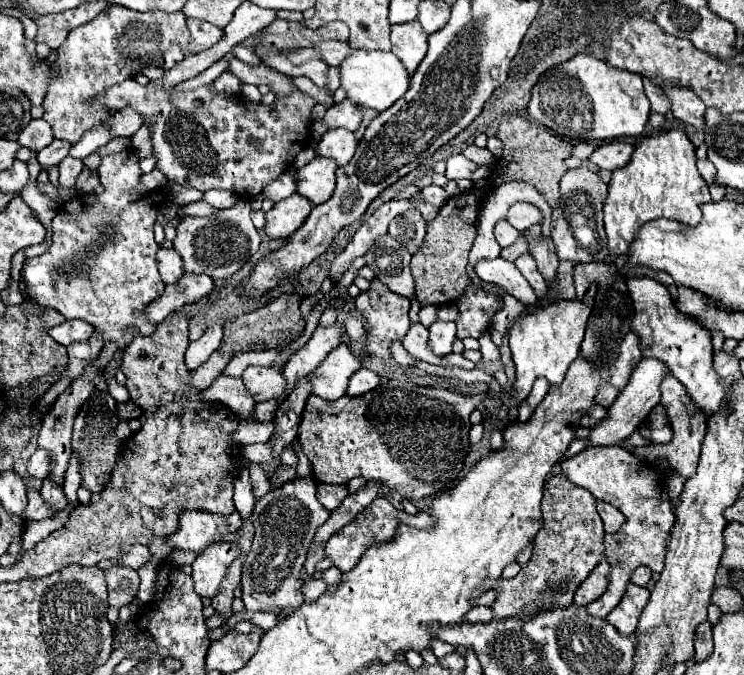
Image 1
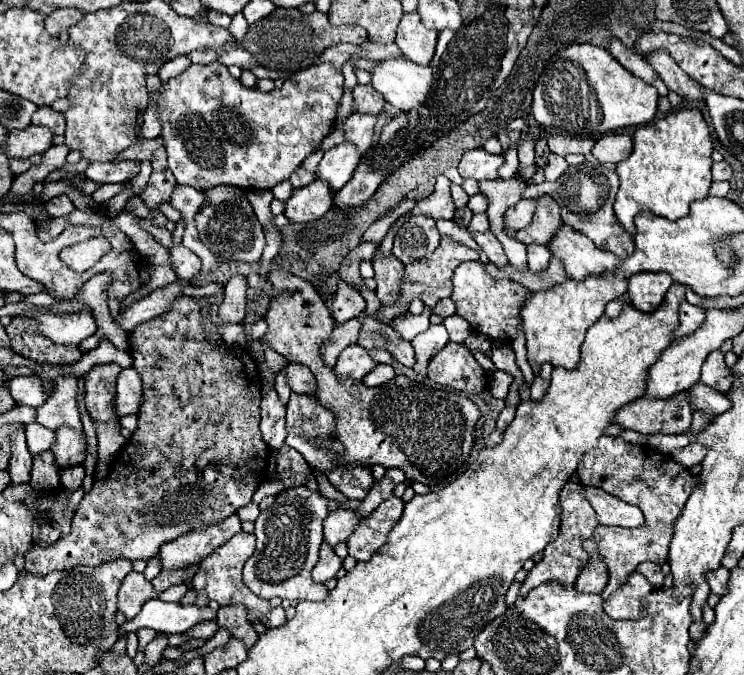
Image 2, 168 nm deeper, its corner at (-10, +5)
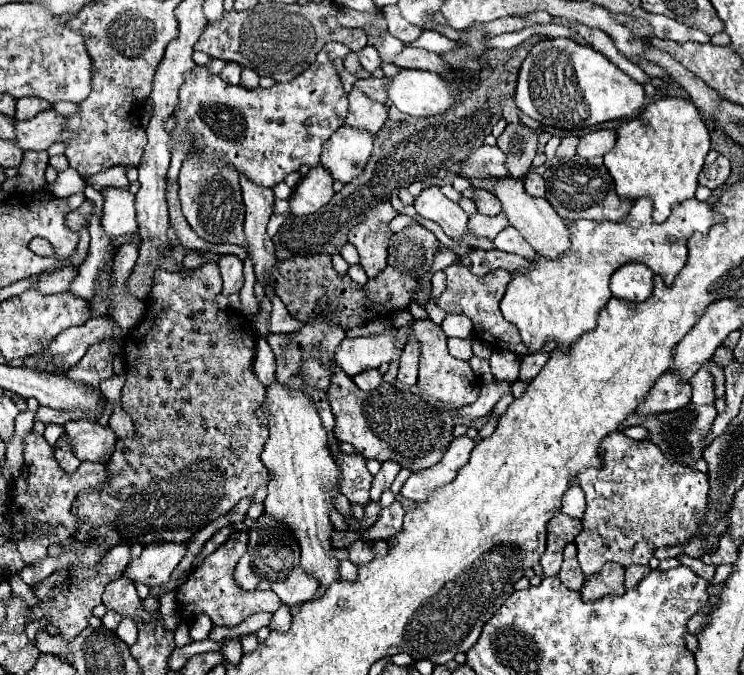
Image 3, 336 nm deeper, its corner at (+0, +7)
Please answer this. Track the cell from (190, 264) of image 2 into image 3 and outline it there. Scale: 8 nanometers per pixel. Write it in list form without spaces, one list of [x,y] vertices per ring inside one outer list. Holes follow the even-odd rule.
[[[190,252],[190,254],[186,254],[184,260],[182,260],[182,266],[184,266],[186,270],[196,270],[196,268],[200,268],[202,264],[204,264],[204,258],[202,258],[198,252]]]

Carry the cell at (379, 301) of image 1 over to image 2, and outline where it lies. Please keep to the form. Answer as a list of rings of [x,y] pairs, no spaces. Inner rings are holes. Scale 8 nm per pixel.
[[[376,250],[372,256],[372,266],[374,266],[374,280],[378,282],[376,296],[382,306],[394,306],[396,300],[400,298],[400,284],[404,280],[404,264],[394,258],[392,254],[384,256],[382,252]]]

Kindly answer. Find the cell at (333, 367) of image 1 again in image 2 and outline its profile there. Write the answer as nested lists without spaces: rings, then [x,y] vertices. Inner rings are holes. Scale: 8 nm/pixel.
[[[352,344],[352,346],[344,348],[344,352],[338,356],[334,374],[340,380],[352,378],[354,382],[360,382],[364,378],[364,374],[368,374],[374,366],[376,366],[376,362],[370,358],[370,354],[362,346]]]

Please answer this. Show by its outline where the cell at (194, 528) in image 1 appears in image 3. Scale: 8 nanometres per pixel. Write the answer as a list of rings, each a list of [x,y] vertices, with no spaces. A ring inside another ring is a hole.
[[[156,542],[152,546],[146,546],[144,552],[128,564],[124,576],[130,578],[134,584],[142,582],[148,588],[164,586],[184,554],[186,554],[186,544]]]

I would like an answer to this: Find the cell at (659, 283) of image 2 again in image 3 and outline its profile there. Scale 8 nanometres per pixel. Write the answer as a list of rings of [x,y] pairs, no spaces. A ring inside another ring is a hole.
[[[624,264],[610,278],[612,296],[620,300],[642,302],[644,294],[652,294],[654,274],[644,264]]]

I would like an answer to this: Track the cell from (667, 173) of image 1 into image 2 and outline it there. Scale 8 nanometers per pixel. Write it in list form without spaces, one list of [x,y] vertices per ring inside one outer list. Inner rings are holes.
[[[684,108],[678,112],[670,112],[666,118],[660,118],[648,126],[638,128],[634,134],[634,150],[632,150],[630,158],[618,162],[618,168],[616,168],[616,174],[620,178],[620,190],[618,190],[618,196],[614,202],[614,212],[616,212],[616,218],[622,224],[622,228],[634,238],[634,234],[636,234],[634,218],[644,210],[650,210],[668,220],[677,220],[688,216],[690,204],[694,200],[702,200],[708,196],[708,190],[712,184],[710,154],[712,154],[710,128],[706,126],[700,110],[696,110],[696,108]]]

